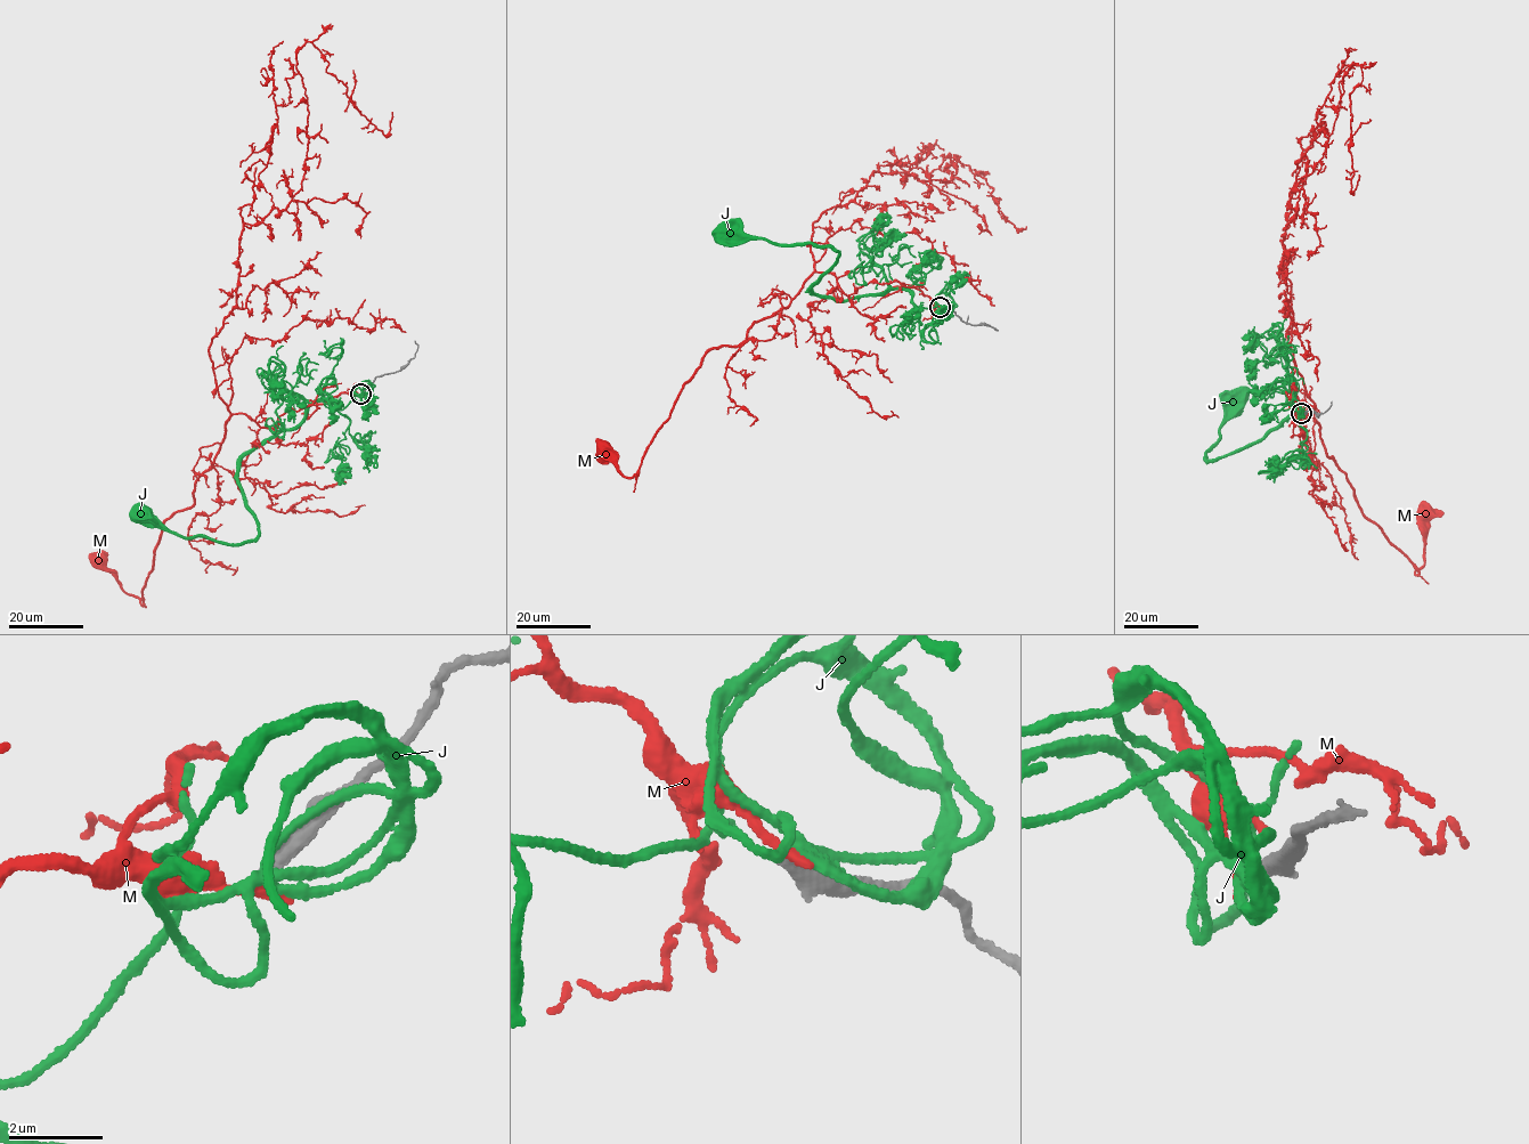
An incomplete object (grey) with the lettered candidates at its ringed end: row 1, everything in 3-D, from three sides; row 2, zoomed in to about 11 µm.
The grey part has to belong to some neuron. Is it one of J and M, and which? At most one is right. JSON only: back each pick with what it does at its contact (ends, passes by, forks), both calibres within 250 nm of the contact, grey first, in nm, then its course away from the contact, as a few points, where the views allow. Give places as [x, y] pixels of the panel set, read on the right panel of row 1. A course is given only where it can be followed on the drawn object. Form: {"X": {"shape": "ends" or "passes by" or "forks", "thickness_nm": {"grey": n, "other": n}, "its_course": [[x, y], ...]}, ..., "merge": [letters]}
{"merge": []}

